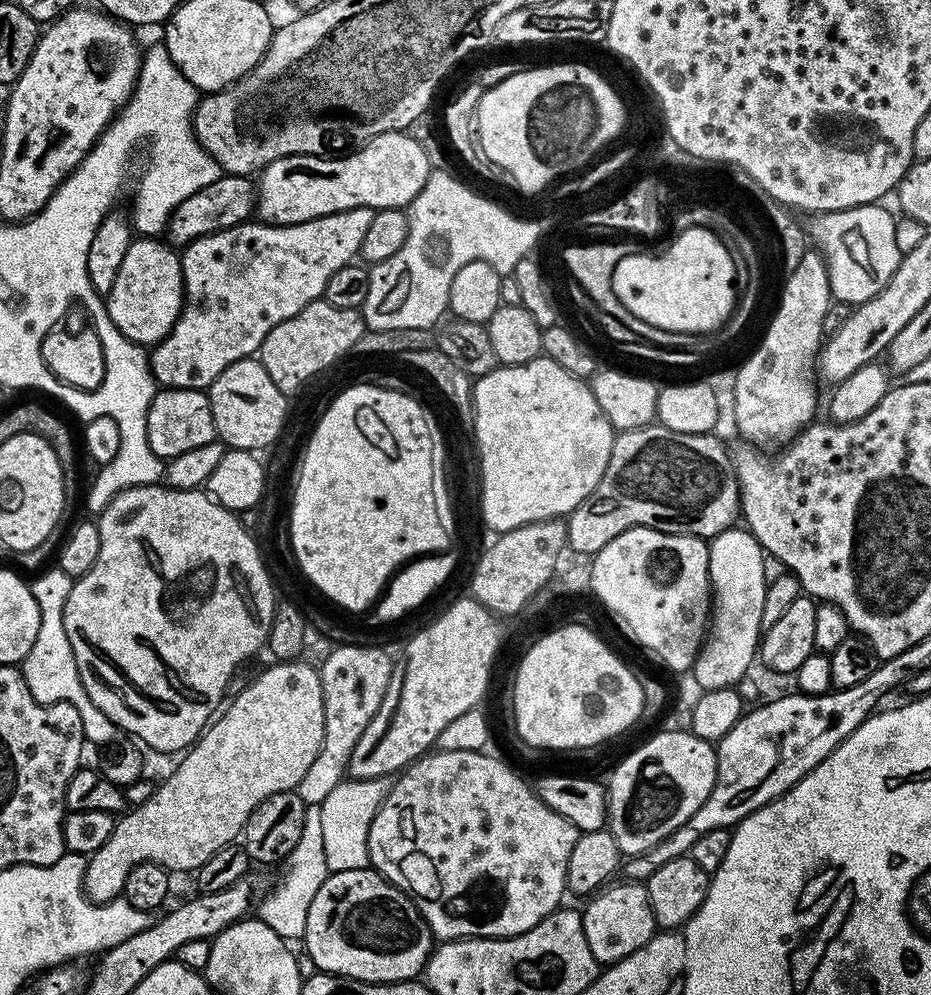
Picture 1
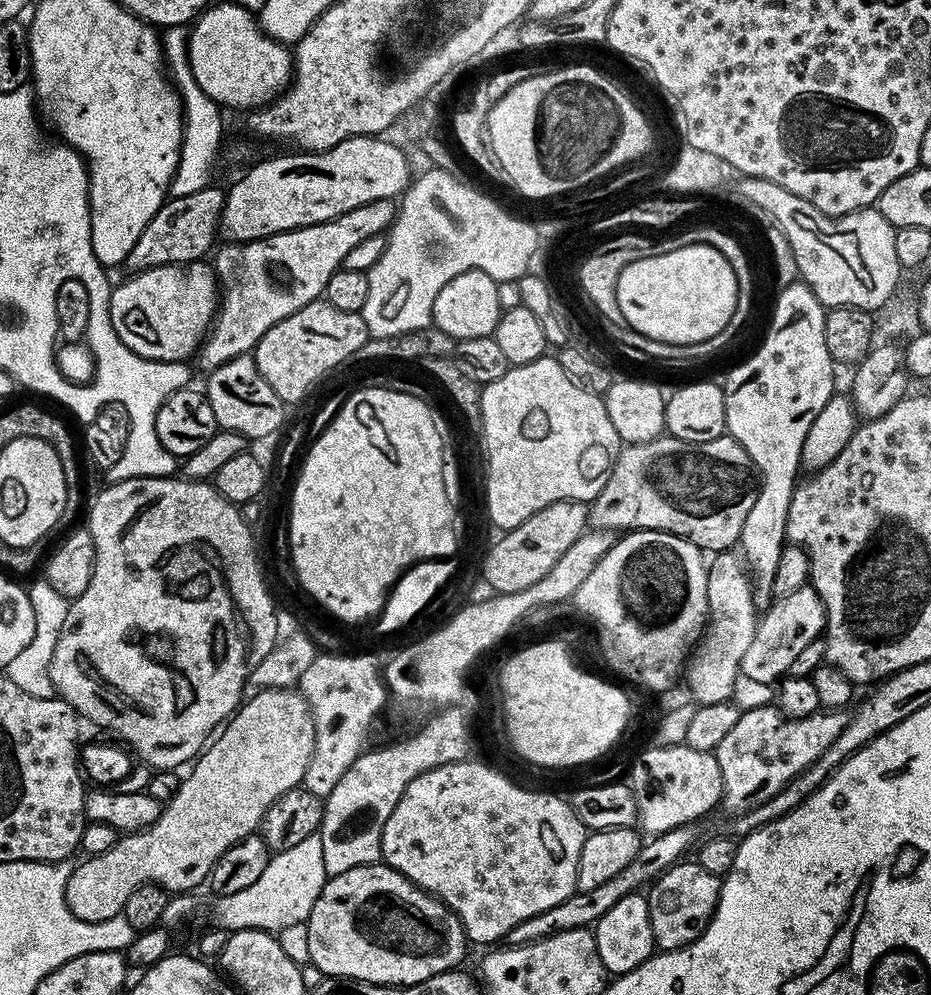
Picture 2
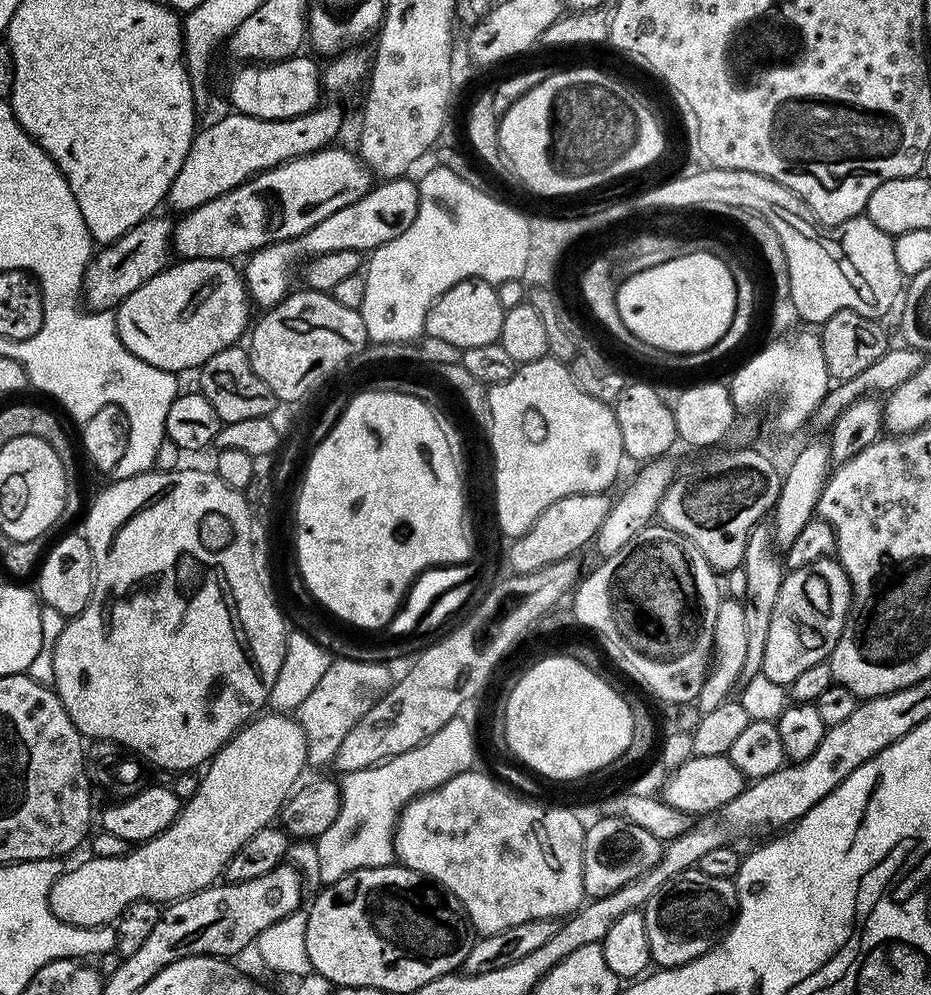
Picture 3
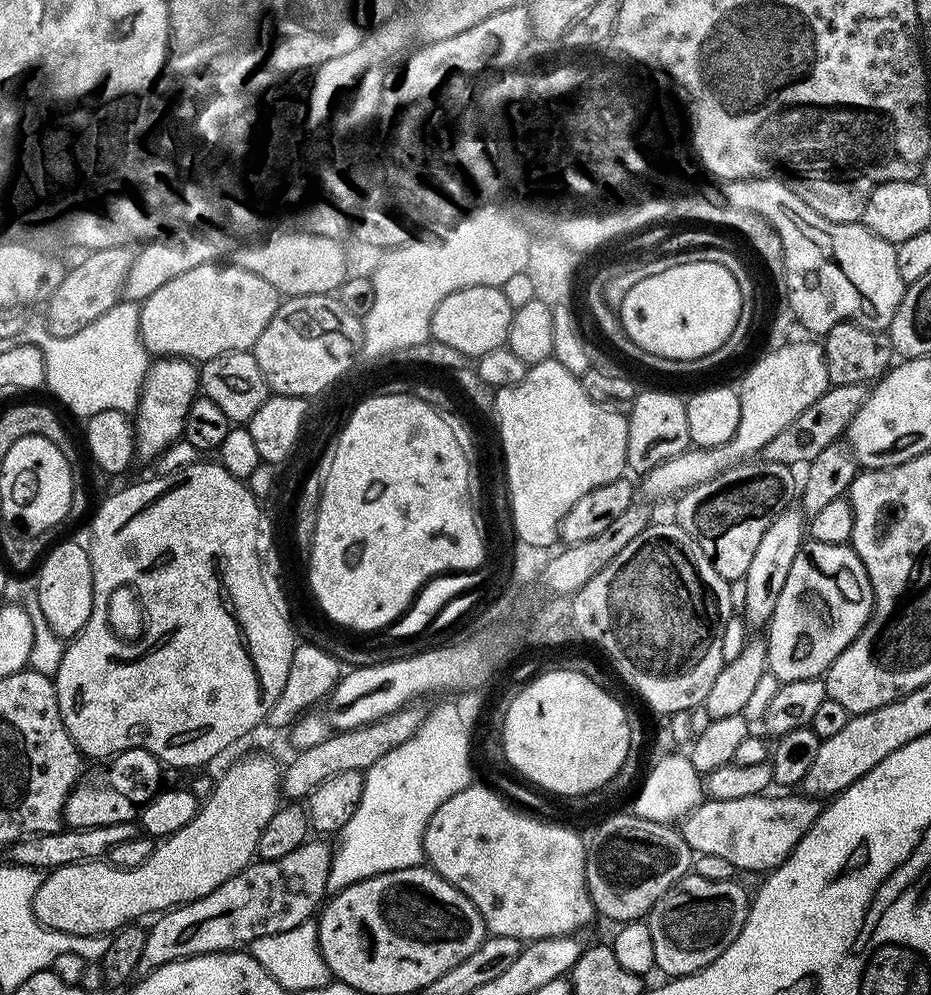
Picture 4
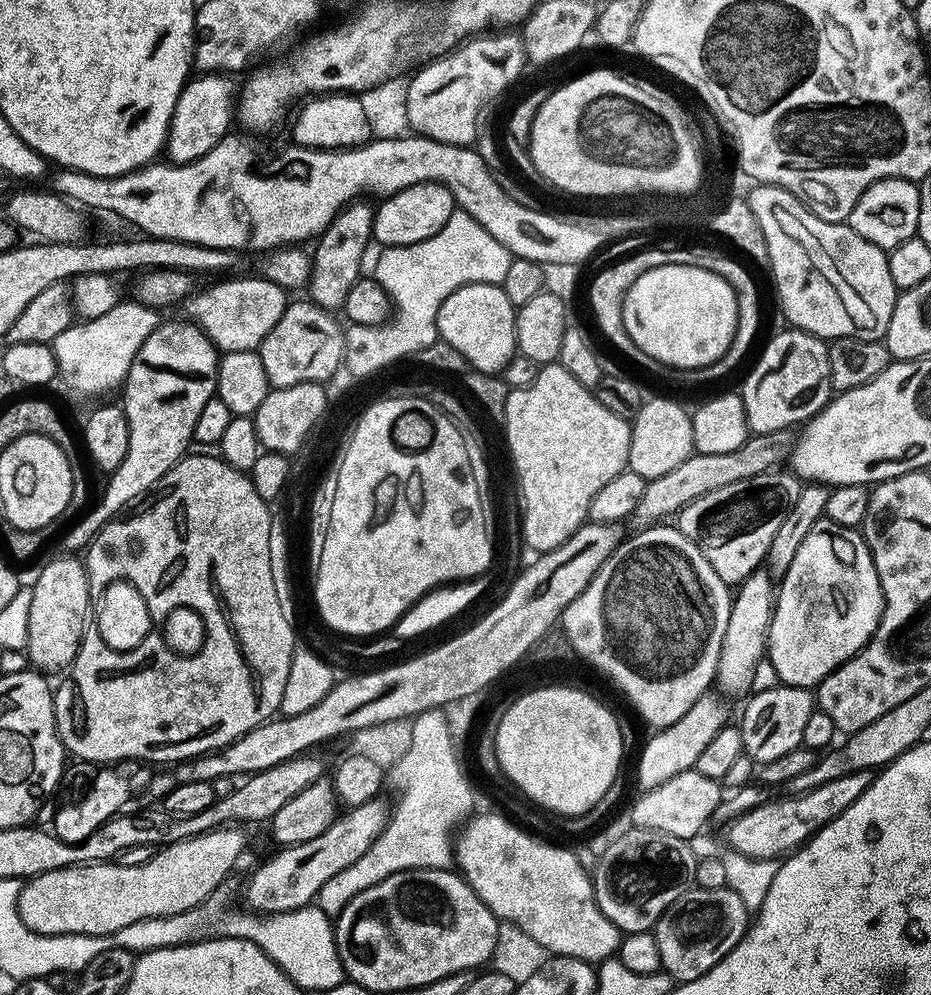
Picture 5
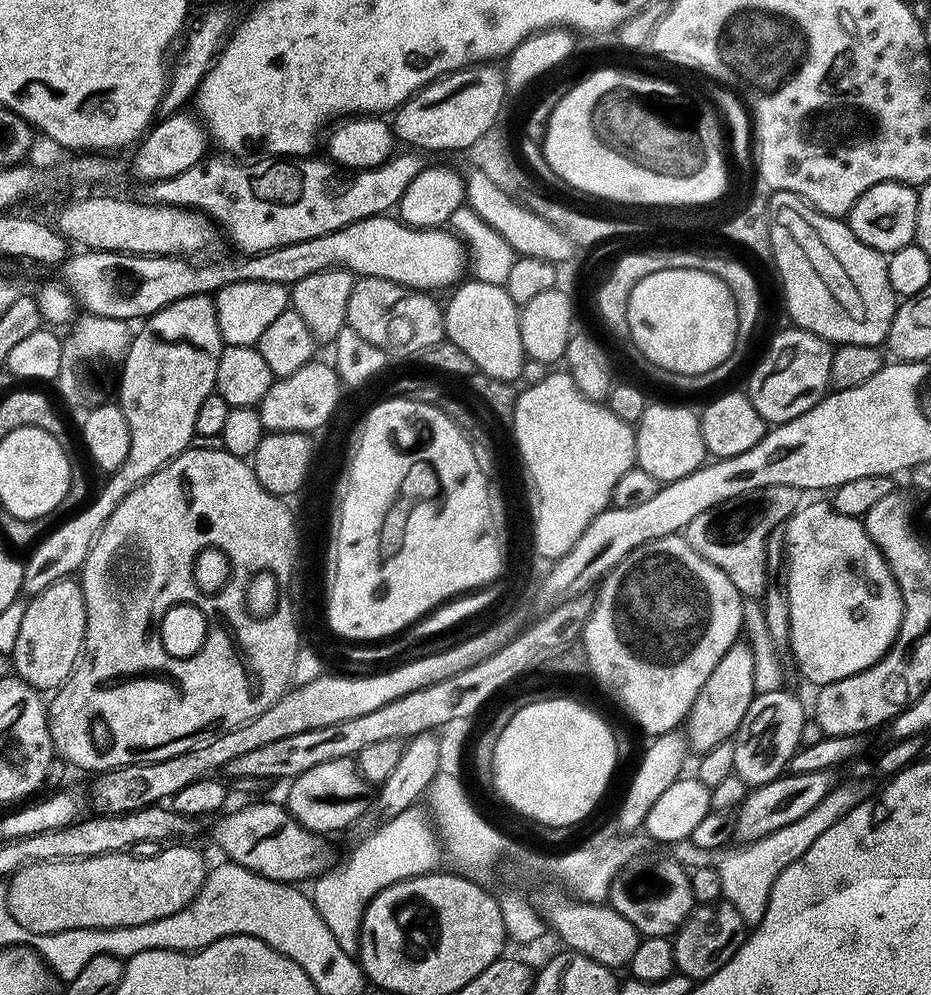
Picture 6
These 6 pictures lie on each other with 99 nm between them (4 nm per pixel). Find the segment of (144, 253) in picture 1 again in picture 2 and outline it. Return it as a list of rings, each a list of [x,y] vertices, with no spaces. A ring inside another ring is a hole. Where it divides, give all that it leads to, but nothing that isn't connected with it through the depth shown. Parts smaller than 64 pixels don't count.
[[[208,262],[195,264],[167,264],[157,268],[147,268],[145,272],[138,272],[127,277],[112,289],[110,298],[110,318],[118,338],[134,354],[151,360],[170,360],[184,362],[188,355],[195,353],[208,335],[216,319],[218,307],[218,281],[213,265]]]

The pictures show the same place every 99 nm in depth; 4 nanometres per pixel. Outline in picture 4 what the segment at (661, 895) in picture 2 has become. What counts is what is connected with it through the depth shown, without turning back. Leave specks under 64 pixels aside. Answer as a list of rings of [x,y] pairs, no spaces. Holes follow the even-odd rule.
[[[689,874],[674,882],[672,888],[654,902],[646,923],[654,942],[656,968],[664,971],[665,977],[689,976],[702,971],[723,954],[734,938],[738,938],[748,917],[750,896],[736,883],[735,879],[710,882],[710,878]]]

